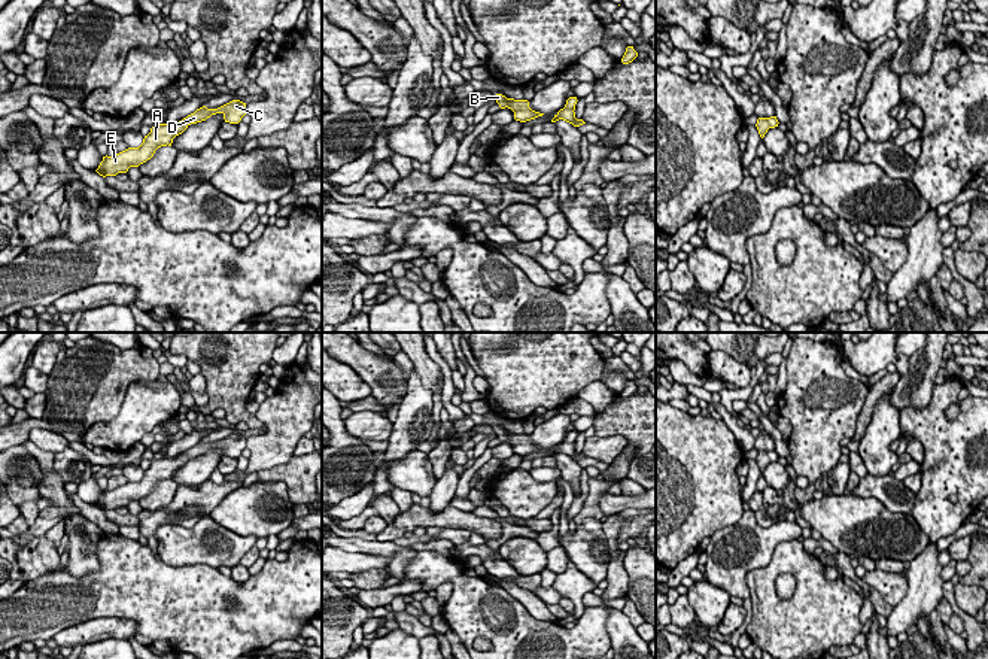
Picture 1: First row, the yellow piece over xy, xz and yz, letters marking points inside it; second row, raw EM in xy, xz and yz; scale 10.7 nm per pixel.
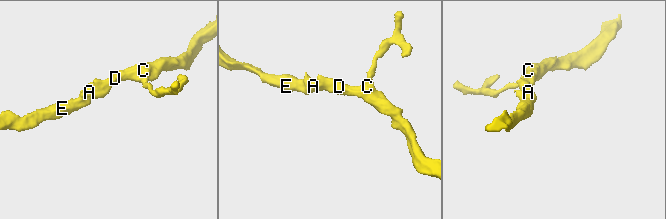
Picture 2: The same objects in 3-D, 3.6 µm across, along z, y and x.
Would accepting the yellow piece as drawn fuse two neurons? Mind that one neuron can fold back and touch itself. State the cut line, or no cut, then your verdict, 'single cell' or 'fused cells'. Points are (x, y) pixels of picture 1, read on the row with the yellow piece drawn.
no cut; single cell

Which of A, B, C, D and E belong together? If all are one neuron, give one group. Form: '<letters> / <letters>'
A B C D E

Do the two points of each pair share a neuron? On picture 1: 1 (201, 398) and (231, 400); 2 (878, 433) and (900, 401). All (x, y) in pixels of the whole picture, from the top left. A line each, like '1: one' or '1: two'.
1: two
2: two

